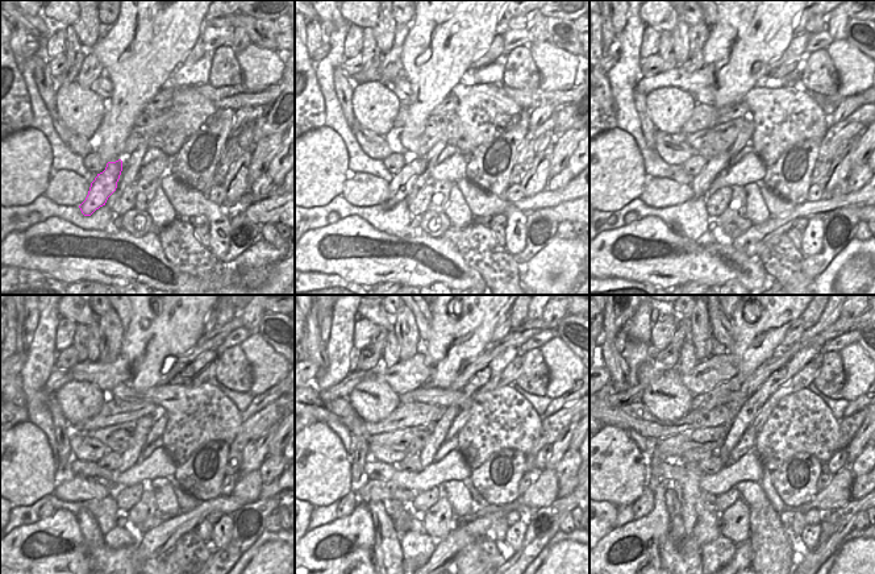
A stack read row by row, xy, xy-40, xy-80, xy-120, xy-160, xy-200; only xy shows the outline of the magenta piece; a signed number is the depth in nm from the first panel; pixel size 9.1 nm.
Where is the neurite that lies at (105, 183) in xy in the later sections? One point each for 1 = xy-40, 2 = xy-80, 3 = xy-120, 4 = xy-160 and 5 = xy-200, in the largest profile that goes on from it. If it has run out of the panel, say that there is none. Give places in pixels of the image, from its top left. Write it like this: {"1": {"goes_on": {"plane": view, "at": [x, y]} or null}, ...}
{"1": {"goes_on": {"plane": "xy-40", "at": [401, 183]}}, "2": {"goes_on": {"plane": "xy-80", "at": [700, 183]}}, "3": {"goes_on": {"plane": "xy-120", "at": [130, 457]}}, "4": {"goes_on": {"plane": "xy-160", "at": [426, 456]}}, "5": {"goes_on": {"plane": "xy-200", "at": [749, 410]}}}

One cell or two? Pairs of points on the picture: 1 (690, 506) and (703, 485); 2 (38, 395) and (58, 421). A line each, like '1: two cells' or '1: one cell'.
1: two cells
2: two cells

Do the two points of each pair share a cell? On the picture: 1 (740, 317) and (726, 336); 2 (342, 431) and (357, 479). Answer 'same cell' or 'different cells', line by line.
1: different cells
2: different cells

